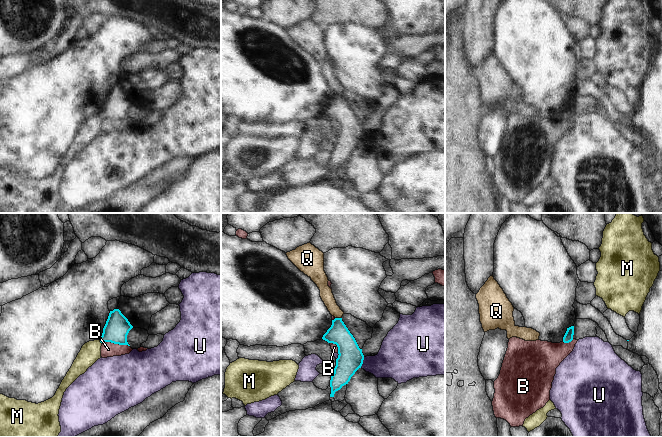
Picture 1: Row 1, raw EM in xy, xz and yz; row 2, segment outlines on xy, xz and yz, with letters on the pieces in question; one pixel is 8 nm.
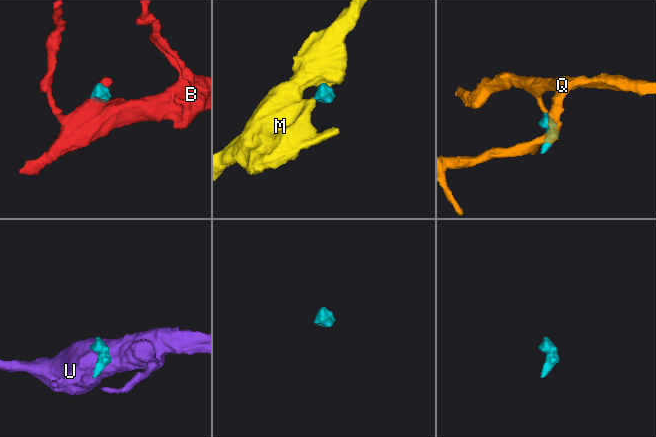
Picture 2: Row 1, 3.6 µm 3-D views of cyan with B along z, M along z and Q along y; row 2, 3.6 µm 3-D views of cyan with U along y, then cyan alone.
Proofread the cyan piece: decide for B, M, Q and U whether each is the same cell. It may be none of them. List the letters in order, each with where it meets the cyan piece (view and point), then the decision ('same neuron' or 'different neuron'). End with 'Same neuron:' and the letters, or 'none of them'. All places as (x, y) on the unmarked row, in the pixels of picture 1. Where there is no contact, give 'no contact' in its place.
B: xy (116, 119) | different neuron
M: xy (100, 117) | different neuron
Q: xz (338, 94) | different neuron
U: xz (362, 138) | different neuron
Same neuron: none of them

